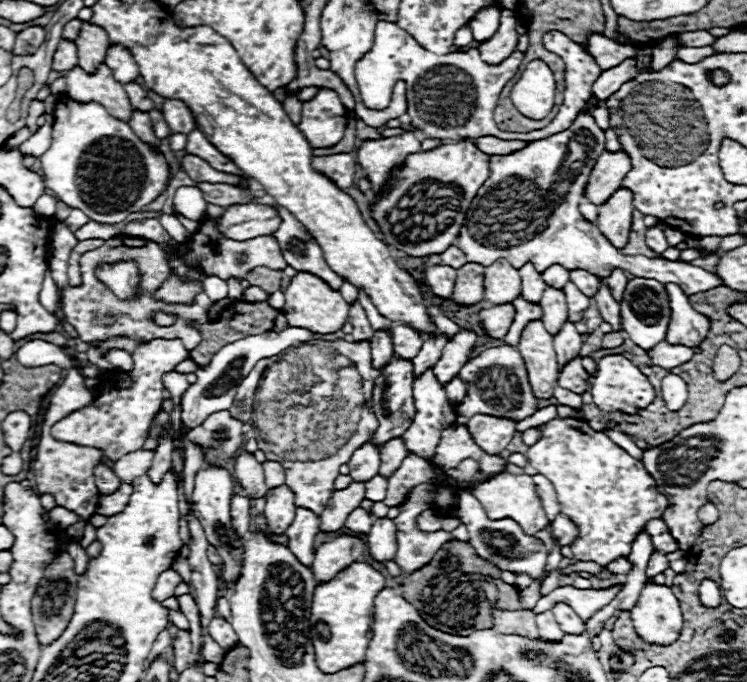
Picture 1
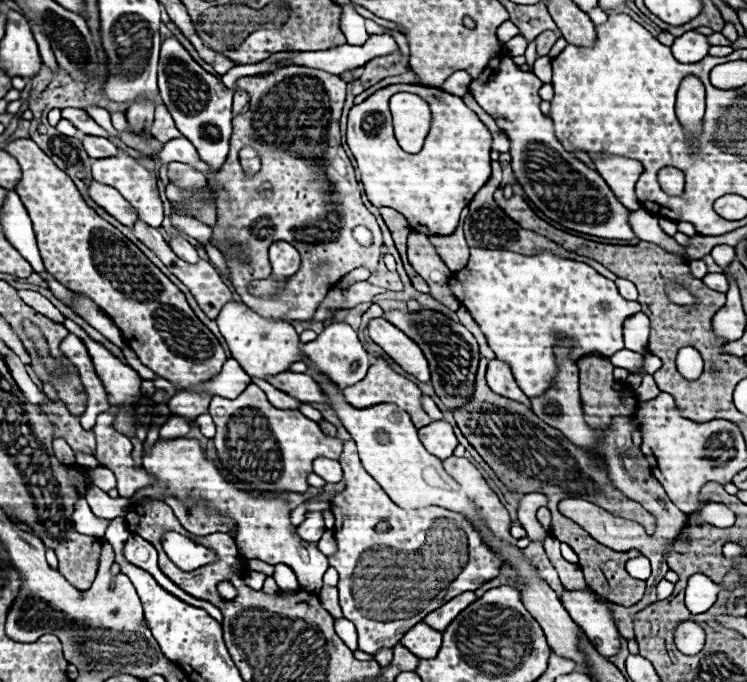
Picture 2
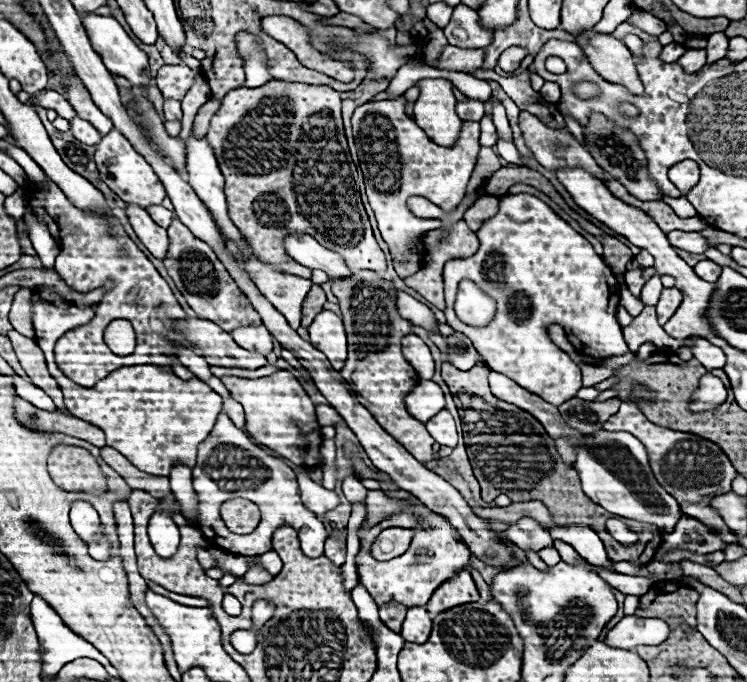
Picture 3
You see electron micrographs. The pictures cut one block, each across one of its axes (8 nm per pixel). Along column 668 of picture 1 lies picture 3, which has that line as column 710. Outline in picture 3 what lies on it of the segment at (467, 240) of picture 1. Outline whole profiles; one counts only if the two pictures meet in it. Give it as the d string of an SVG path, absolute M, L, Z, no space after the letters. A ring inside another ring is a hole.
M702 260L702 262L698 262L698 264L694 266L694 270L696 270L696 276L704 278L706 282L716 282L716 278L720 276L720 266L714 264L712 260Z

